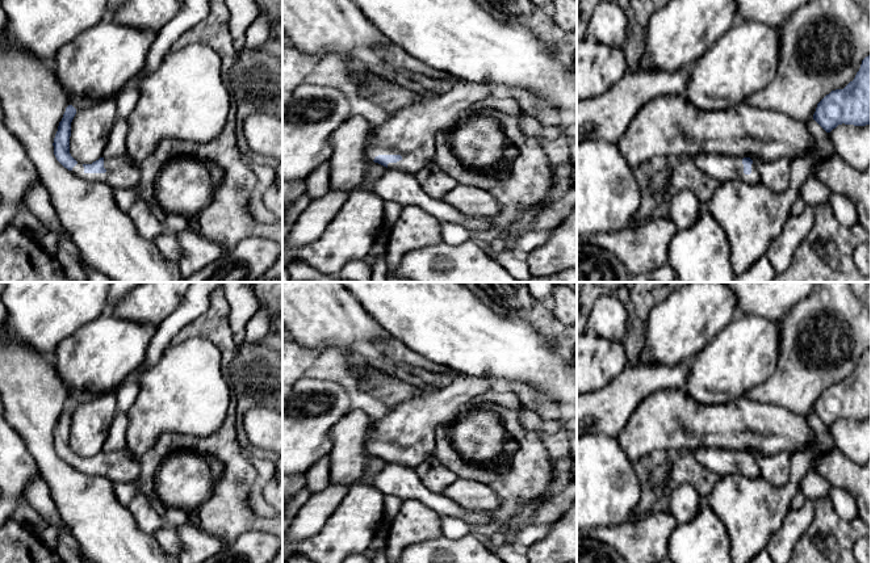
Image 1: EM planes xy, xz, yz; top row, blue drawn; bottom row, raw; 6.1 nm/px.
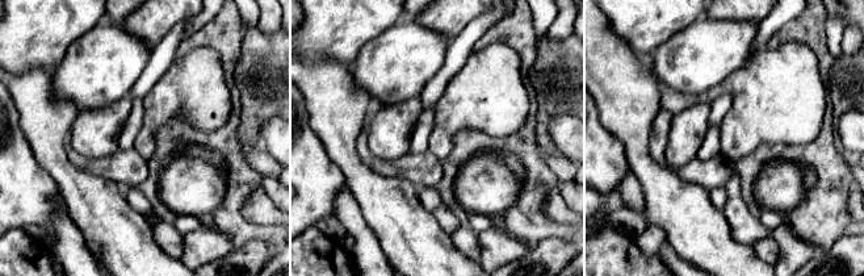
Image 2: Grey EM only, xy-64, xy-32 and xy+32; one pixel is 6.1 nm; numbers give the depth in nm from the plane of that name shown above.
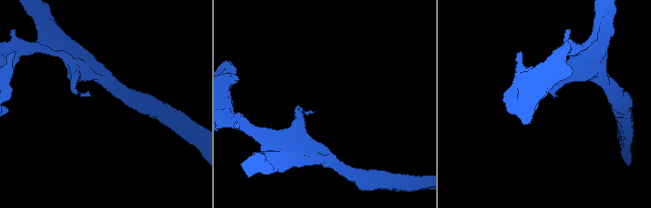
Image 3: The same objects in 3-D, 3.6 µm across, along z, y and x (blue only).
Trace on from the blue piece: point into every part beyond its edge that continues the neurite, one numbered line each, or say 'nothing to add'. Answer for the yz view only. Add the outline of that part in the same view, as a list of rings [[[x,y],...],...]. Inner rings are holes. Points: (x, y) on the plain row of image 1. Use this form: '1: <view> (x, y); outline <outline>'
1: yz (720, 461); outline [[[702,448],[692,451],[694,457],[709,471],[723,476],[730,472],[740,472],[746,478],[761,476],[755,458],[751,458],[751,467],[744,467],[741,451],[719,448]]]

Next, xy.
1: xy (122, 466); outline [[[127,448],[104,451],[105,467],[85,467],[83,458],[76,458],[72,466],[88,475],[105,476],[116,483],[133,483],[141,474],[139,458]]]

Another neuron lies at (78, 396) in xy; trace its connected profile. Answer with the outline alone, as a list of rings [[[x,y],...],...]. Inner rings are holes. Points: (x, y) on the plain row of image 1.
[[[68,388],[68,399],[72,399],[76,403],[76,406],[87,403],[95,398],[96,398],[96,395],[93,395],[93,394]]]

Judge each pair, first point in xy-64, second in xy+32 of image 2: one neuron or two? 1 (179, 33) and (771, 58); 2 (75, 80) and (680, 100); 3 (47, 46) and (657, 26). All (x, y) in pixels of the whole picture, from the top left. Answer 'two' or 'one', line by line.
1: two
2: two
3: one

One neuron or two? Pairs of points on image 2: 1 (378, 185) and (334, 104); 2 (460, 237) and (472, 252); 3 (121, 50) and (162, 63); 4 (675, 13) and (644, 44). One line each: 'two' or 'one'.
1: one
2: one
3: two
4: one

